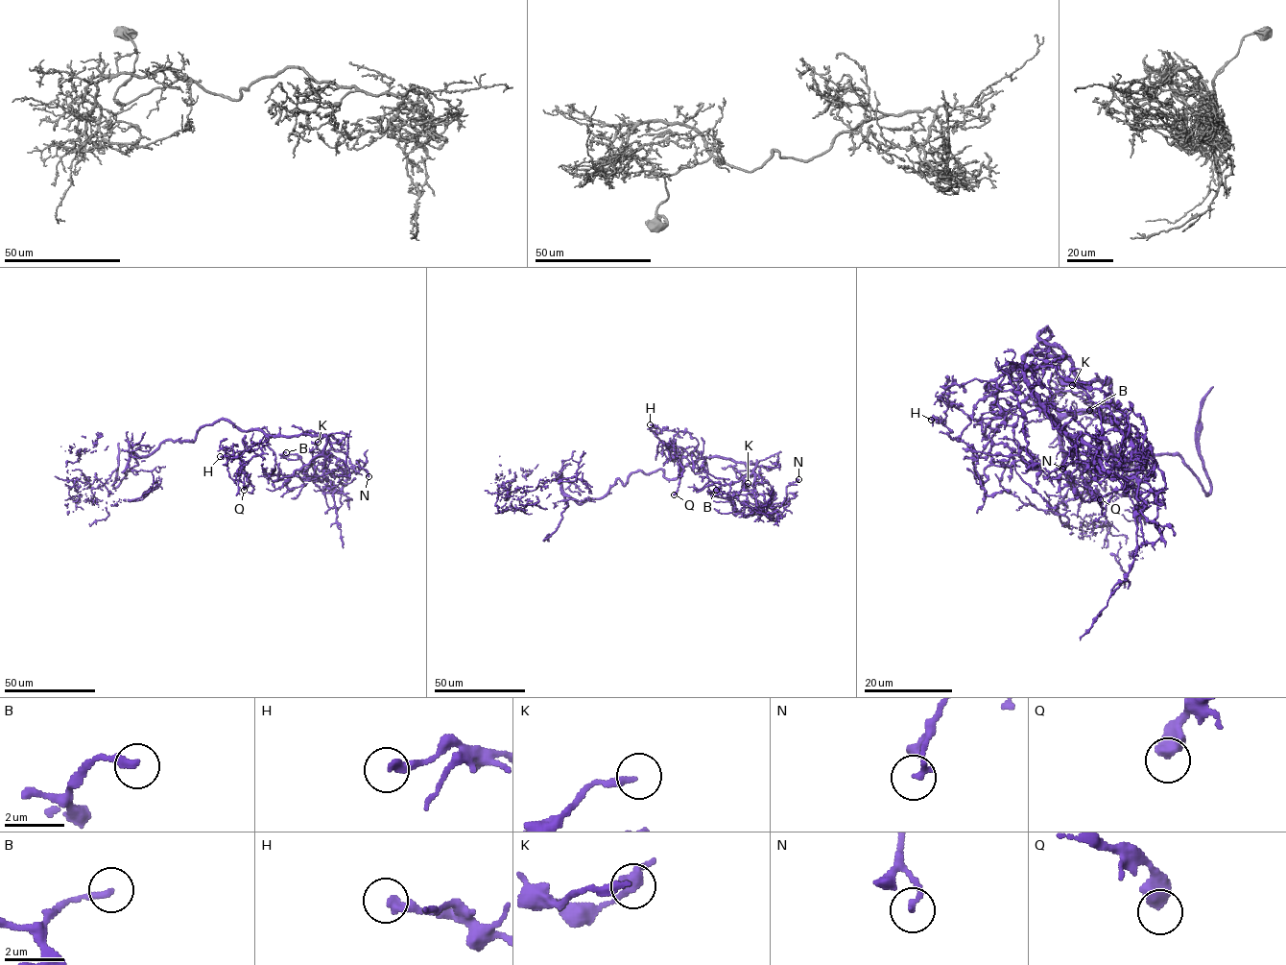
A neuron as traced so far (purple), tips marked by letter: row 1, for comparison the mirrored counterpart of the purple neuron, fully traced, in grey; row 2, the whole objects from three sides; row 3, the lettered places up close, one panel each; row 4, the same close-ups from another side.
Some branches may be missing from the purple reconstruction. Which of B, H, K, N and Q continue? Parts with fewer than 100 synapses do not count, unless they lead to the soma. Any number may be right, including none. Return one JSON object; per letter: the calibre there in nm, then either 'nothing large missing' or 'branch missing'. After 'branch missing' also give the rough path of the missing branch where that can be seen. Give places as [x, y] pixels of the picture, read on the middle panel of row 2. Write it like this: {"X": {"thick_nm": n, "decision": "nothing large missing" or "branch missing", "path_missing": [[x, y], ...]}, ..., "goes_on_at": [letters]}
{"B": {"thick_nm": 240, "decision": "nothing large missing"}, "H": {"thick_nm": 320, "decision": "nothing large missing"}, "K": {"thick_nm": 240, "decision": "nothing large missing"}, "N": {"thick_nm": 190, "decision": "nothing large missing"}, "Q": {"thick_nm": 550, "decision": "nothing large missing"}, "goes_on_at": []}

